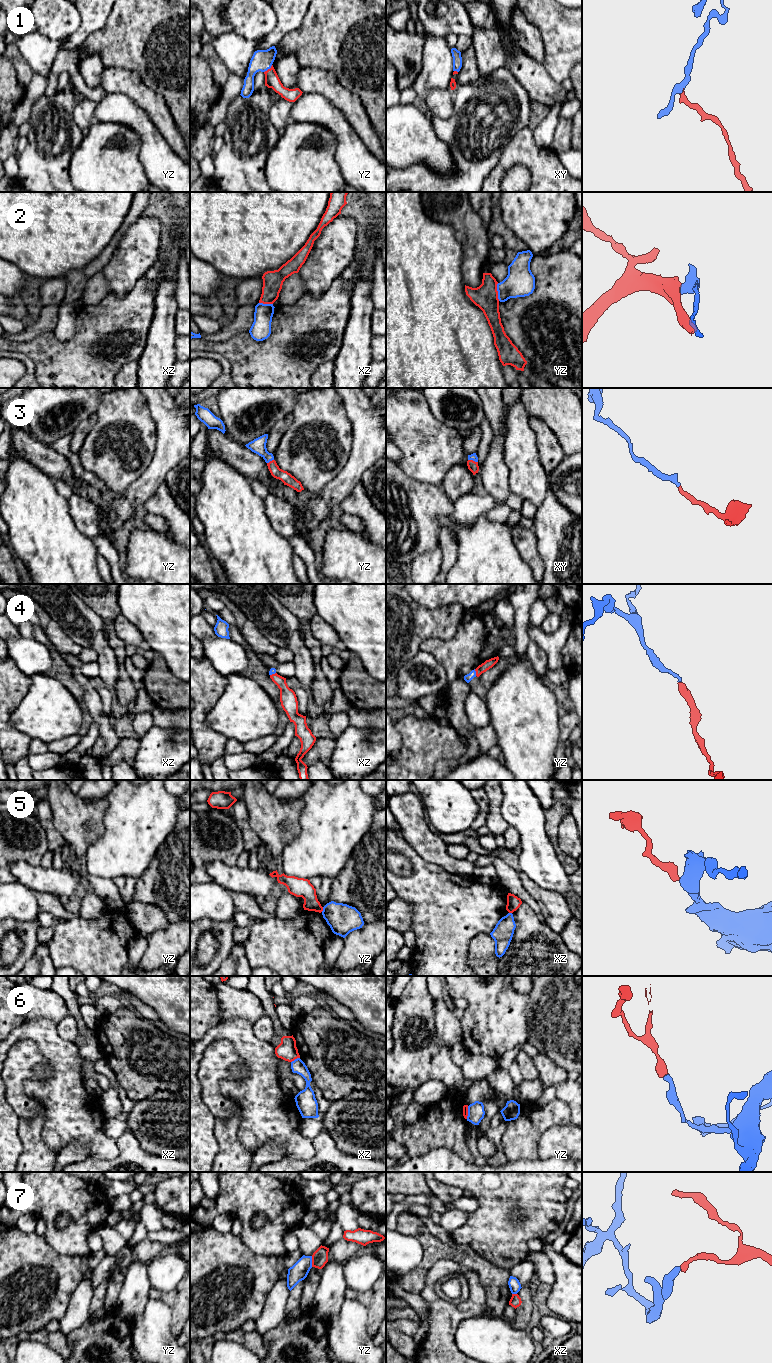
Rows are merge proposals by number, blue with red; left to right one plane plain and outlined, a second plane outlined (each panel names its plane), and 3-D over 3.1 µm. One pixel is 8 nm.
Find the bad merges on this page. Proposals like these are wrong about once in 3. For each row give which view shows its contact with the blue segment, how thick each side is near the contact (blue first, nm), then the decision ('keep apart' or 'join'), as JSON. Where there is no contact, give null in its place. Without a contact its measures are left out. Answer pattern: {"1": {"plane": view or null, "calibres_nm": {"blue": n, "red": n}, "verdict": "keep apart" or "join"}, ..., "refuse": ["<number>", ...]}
{"1": {"plane": "yz", "calibres_nm": {"blue": 170, "red": 120}, "verdict": "join"}, "2": {"plane": "yz", "calibres_nm": {"blue": 240, "red": 200}, "verdict": "keep apart"}, "3": {"plane": "xy", "calibres_nm": {"blue": 50, "red": 80}, "verdict": "join"}, "4": {"plane": "yz", "calibres_nm": {"blue": 60, "red": 70}, "verdict": "join"}, "5": {"plane": "yz", "calibres_nm": {"blue": 240, "red": 150}, "verdict": "keep apart"}, "6": {"plane": "yz", "calibres_nm": {"blue": 130, "red": 50}, "verdict": "keep apart"}, "7": {"plane": "yz", "calibres_nm": {"blue": 140, "red": 130}, "verdict": "keep apart"}, "refuse": ["2", "5", "6", "7"]}

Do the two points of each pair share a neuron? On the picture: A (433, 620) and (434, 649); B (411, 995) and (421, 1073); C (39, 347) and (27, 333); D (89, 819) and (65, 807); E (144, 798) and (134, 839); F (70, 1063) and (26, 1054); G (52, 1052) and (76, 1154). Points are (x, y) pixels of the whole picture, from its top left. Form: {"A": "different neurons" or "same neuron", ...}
{"A": "different neurons", "B": "same neuron", "C": "different neurons", "D": "same neuron", "E": "same neuron", "F": "different neurons", "G": "different neurons"}

